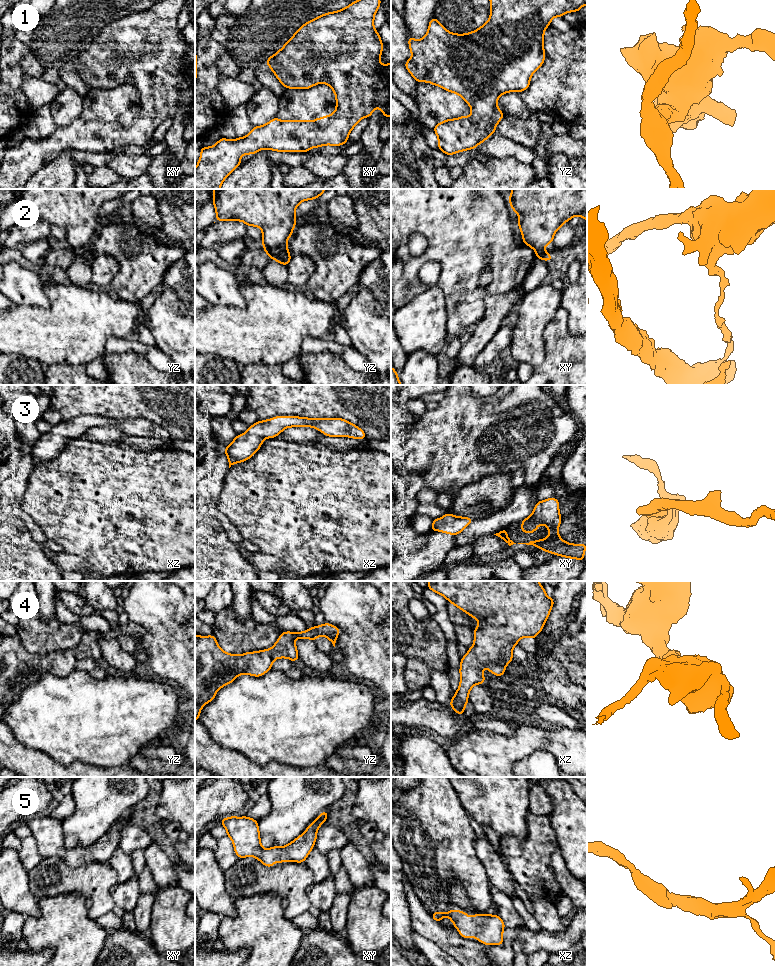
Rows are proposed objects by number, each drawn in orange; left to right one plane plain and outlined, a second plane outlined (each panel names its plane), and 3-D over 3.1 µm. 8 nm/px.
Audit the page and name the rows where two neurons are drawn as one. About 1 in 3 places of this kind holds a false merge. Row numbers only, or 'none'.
2

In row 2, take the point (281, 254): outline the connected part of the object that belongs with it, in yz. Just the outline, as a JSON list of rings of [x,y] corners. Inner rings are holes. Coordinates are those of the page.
[[[283,244],[280,247],[274,248],[269,252],[267,252],[267,254],[271,259],[274,259],[275,261],[285,266],[287,266],[291,260],[291,256],[287,248],[287,244]]]

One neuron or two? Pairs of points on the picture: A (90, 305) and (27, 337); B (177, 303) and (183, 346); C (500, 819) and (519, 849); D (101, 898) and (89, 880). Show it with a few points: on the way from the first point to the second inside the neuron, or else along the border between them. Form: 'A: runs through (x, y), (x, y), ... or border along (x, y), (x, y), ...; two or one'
A: runs through (74, 321), (63, 332), (43, 333); one
B: runs through (183, 314), (183, 335); one
C: border along (527, 836), (522, 840), (511, 836), (501, 837); two
D: runs through (99, 894), (98, 889), (93, 884); one

